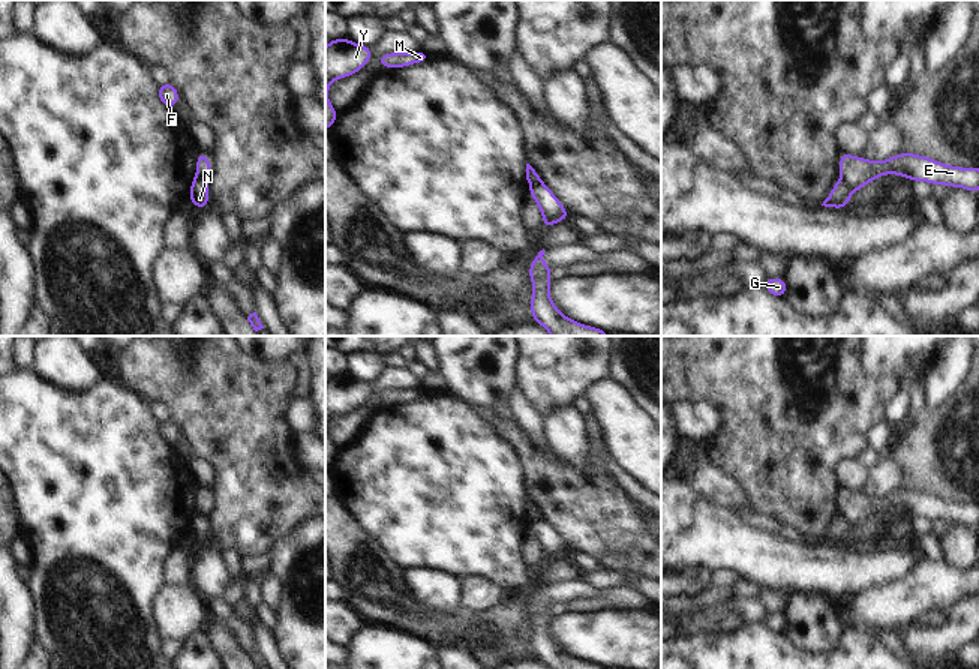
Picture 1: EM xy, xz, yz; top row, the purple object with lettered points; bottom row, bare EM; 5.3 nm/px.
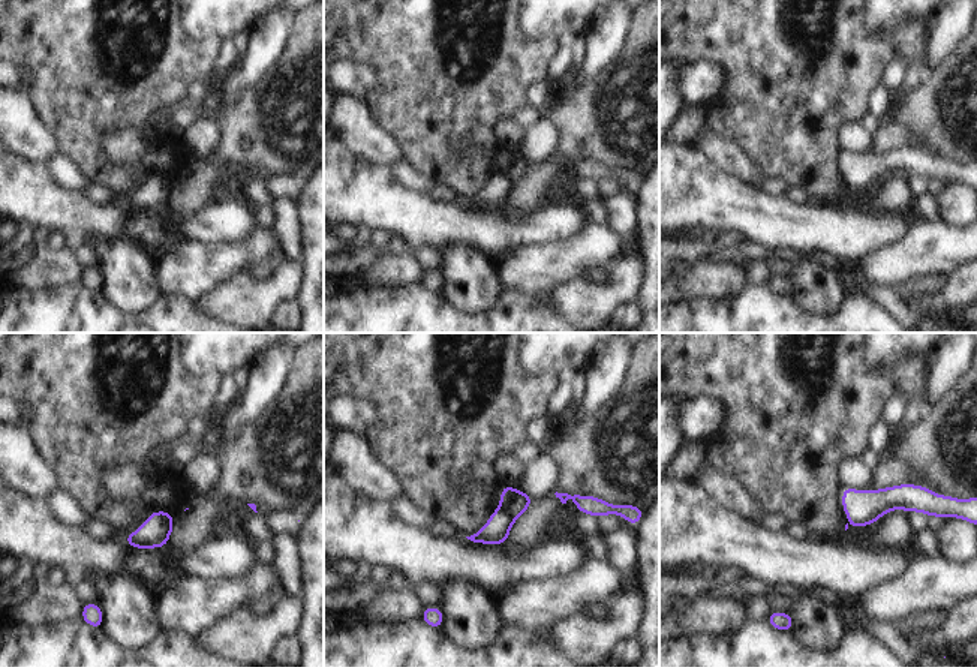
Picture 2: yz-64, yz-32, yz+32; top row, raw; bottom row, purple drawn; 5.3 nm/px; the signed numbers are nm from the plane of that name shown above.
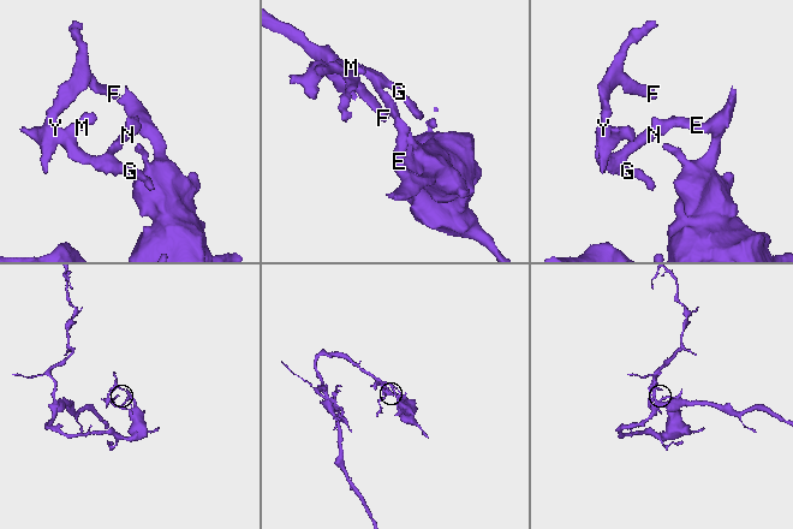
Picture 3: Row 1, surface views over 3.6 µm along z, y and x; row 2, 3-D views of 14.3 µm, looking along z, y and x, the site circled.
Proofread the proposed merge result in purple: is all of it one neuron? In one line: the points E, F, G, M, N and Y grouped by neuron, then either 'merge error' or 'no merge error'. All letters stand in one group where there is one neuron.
E / F G M N Y; merge error

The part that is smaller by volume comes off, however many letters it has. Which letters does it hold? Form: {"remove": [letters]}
{"remove": ["F", "G", "M", "N", "Y"]}

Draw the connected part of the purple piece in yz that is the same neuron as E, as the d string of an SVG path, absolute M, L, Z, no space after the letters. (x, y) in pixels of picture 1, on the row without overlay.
M841 488L840 510L852 528L891 508L895 508L897 513L909 513L912 518L928 518L933 522L946 520L951 524L964 524L979 530L979 504L976 502L951 502L931 494L907 488L882 498L873 498L867 494L856 494Z

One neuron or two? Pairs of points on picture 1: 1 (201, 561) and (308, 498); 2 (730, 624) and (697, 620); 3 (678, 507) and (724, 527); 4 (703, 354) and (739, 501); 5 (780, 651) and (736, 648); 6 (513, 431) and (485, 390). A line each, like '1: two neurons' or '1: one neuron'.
1: two neurons
2: one neuron
3: one neuron
4: two neurons
5: one neuron
6: two neurons

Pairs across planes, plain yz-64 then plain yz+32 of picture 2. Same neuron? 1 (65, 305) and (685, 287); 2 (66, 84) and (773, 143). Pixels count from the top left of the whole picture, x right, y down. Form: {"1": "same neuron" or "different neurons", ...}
{"1": "different neurons", "2": "same neuron"}

